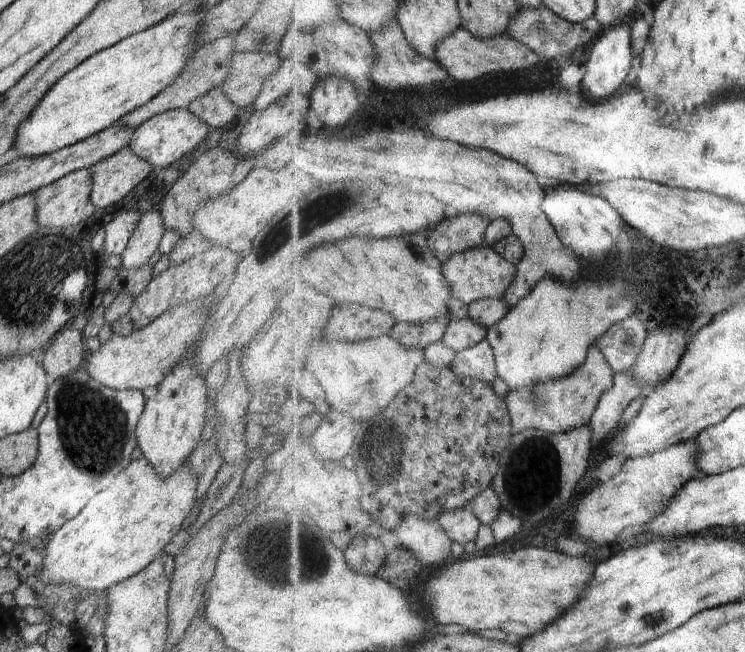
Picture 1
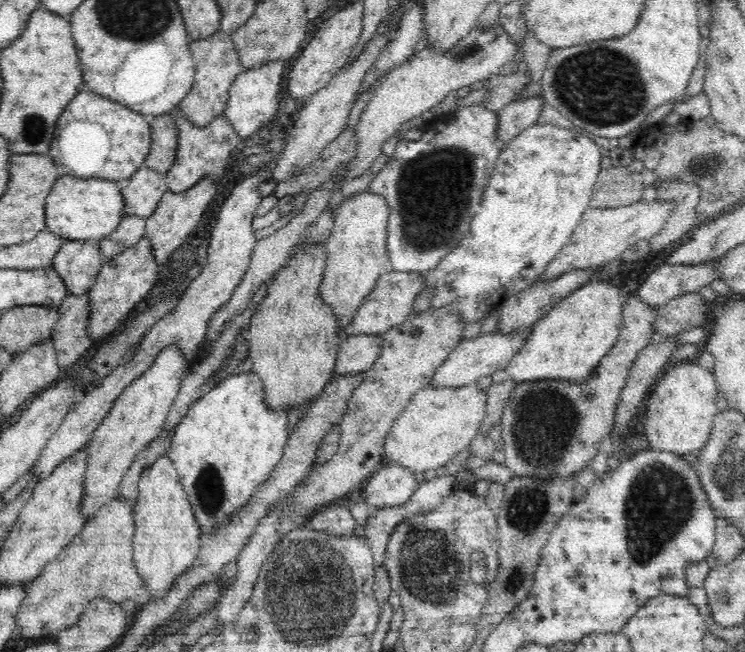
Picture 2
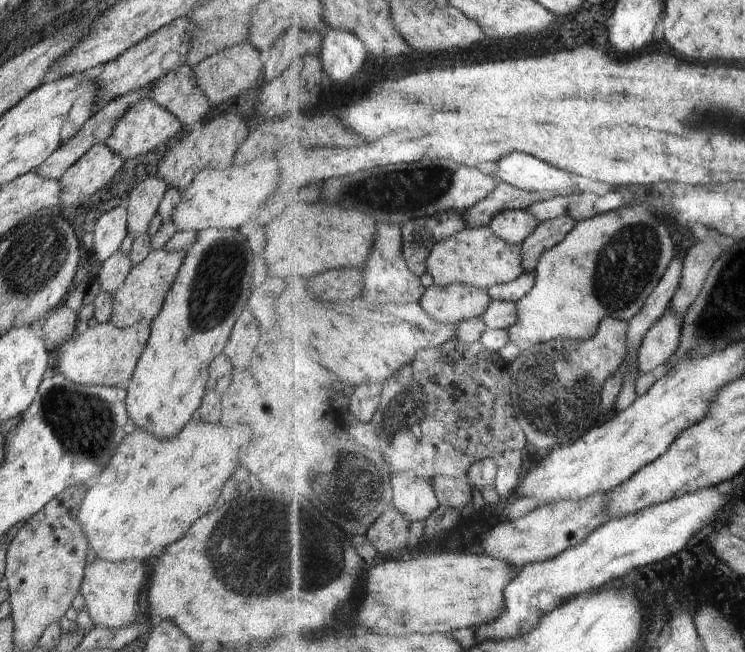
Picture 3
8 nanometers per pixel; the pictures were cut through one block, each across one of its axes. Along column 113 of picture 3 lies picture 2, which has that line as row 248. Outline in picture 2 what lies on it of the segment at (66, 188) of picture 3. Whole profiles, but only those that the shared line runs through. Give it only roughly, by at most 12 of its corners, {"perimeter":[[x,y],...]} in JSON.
{"perimeter":[[202,178],[184,192],[164,192],[146,218],[158,266],[201,222],[216,194]]}

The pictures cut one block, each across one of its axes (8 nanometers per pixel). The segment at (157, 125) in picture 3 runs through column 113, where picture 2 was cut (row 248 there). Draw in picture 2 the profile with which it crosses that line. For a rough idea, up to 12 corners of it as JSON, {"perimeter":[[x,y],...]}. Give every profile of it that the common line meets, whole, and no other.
{"perimeter":[[145,234],[104,259],[88,292],[87,331],[106,338],[154,288]]}

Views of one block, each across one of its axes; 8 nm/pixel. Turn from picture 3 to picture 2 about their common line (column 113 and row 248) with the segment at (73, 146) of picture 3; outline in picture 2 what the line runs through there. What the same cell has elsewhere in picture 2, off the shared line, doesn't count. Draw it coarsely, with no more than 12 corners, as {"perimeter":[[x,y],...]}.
{"perimeter":[[122,214],[98,247],[110,259],[145,234],[146,218]]}

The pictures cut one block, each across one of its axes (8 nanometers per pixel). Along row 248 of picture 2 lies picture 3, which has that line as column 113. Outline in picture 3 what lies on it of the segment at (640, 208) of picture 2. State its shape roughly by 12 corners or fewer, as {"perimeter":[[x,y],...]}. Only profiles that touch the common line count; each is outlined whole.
{"perimeter":[[94,558],[80,590],[96,627],[136,623],[143,561]]}

